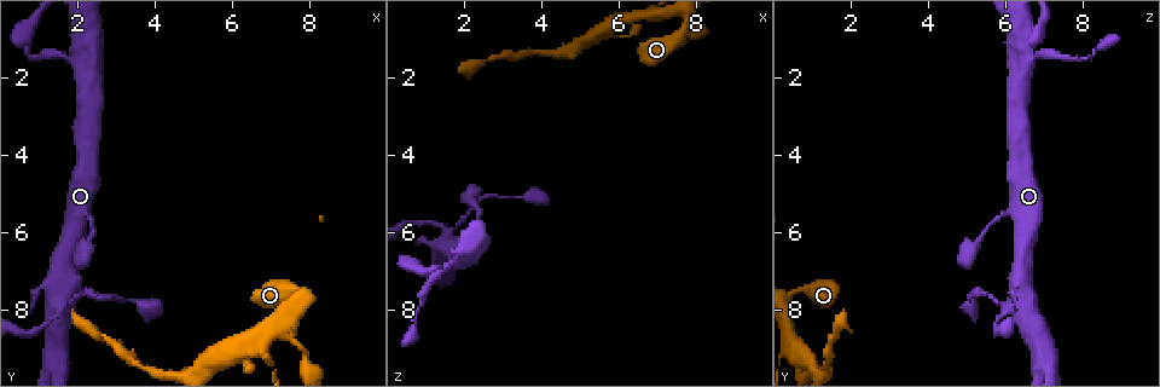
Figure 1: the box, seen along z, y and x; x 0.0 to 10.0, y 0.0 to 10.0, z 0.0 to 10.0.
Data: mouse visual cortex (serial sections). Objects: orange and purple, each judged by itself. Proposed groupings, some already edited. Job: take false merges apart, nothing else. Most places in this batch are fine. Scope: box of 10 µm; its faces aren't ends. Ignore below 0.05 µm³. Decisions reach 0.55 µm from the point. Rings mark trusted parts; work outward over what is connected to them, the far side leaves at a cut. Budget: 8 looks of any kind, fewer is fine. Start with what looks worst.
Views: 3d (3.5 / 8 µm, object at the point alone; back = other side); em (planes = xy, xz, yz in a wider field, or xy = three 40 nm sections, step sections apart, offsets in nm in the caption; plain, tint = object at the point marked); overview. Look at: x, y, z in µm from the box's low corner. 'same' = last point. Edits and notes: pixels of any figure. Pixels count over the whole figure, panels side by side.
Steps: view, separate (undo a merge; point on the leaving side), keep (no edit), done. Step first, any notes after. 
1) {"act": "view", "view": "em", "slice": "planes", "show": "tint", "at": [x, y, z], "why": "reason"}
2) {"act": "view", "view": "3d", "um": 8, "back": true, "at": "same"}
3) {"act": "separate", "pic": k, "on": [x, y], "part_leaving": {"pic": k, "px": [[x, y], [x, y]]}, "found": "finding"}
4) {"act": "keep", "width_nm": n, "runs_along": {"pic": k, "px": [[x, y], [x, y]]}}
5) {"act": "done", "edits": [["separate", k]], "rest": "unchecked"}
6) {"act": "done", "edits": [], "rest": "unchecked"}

{"act": "view", "view": "3d", "um": 3.5, "back": true, "at": [1.60, 7.90, 6.10], "why": "calibre changes"}

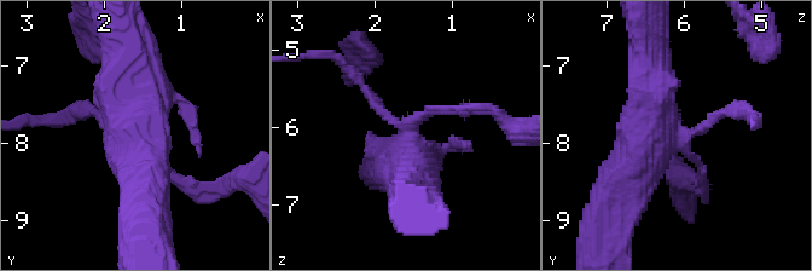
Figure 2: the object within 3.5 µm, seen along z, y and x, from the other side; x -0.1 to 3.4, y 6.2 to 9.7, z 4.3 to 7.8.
{"act": "view", "view": "em", "slice": "xy", "step": 2, "show": "tint", "at": [1.65, 7.90, 6.05]}

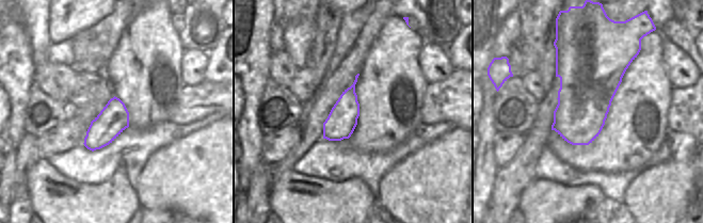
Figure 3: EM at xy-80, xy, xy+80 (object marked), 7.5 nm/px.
{"act": "keep", "runs_along": {"pic": 2, "px": [[648, 46], [655, 127], [618, 197]]}, "found": "one cell here"}

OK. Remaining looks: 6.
{"act": "view", "view": "em", "slice": "xy", "step": 5, "show": "tint", "at": [0.95, 1.50, 7.45], "why": "sudden change in width"}

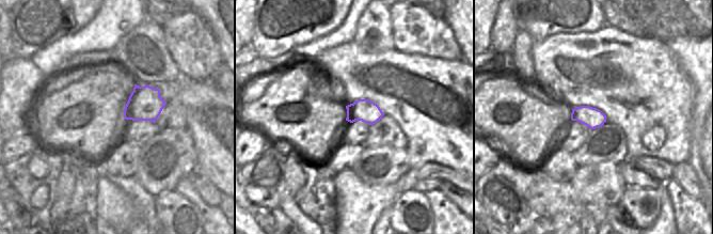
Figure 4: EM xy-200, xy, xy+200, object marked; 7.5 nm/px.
{"act": "view", "view": "3d", "um": 3.5, "at": "same", "why": "wider look"}

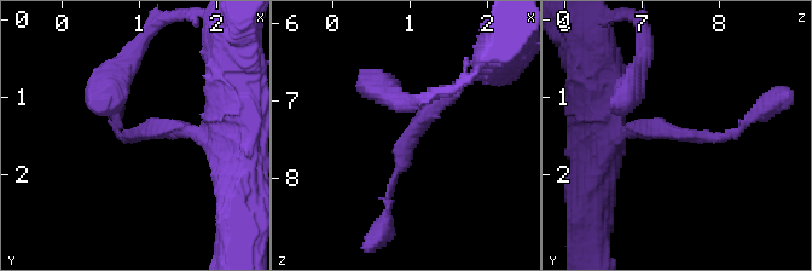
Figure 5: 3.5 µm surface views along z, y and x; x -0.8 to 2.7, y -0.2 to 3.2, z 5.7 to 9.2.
{"act": "keep", "runs_along": {"pic": 5, "px": [[464, 84], [412, 133], [389, 207]]}, "found": "all the same cell"}

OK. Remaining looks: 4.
{"act": "view", "view": "3d", "um": 3.5, "at": [2.35, 5.65, 5.75], "why": "calibre changes"}

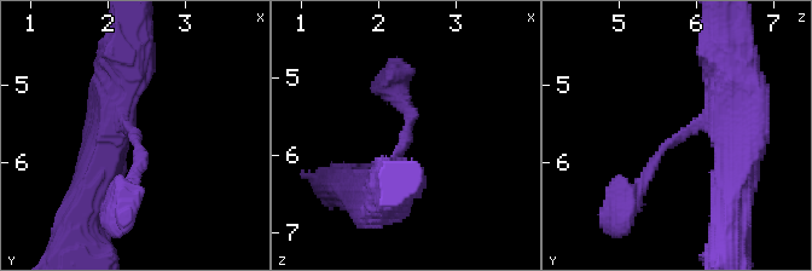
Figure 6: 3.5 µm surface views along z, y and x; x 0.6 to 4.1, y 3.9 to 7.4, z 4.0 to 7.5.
{"act": "view", "view": "em", "slice": "xy", "step": 5, "show": "tint", "at": [2.35, 5.70, 5.75], "arm_widths_nm": [150, 450], "why": "need the tissue"}

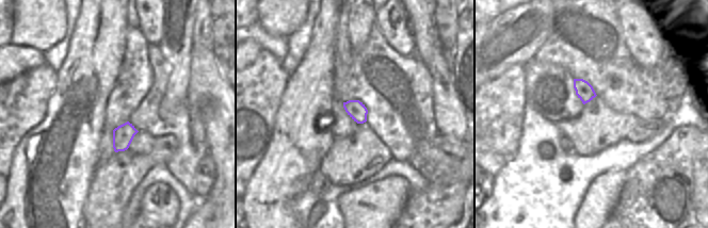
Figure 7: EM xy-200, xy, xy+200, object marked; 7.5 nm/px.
{"act": "keep", "width_nm": 140, "runs_along": {"pic": 6, "px": [[743, 90], [719, 120], [670, 142], [628, 197]]}, "found": "one cell here"}

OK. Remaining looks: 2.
{"act": "done", "edits": [], "rest": "unchecked"}

